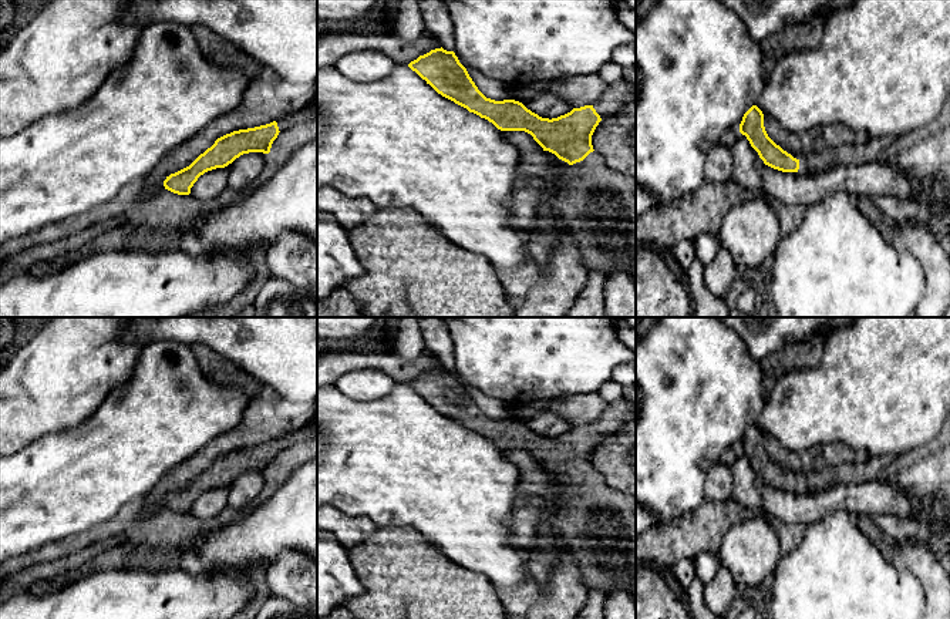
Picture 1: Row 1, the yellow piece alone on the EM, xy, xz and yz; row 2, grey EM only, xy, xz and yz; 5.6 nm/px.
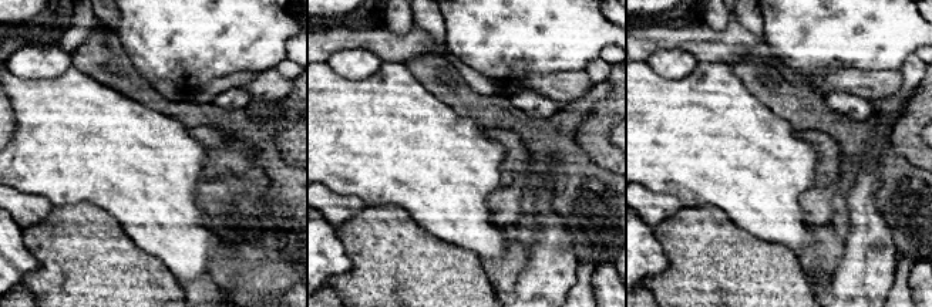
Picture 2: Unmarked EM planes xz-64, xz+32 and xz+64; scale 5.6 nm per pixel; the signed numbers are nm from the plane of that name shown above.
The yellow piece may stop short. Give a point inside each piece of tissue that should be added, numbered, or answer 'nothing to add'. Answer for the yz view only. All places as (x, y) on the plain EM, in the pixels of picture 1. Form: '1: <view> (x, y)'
nothing to add

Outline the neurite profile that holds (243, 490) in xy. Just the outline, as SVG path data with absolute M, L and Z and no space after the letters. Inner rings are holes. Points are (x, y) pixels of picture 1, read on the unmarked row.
M249 471L228 484L228 505L243 509L250 505L270 481L269 472Z

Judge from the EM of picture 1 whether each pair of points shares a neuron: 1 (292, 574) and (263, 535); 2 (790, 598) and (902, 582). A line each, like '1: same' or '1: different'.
1: different
2: same

